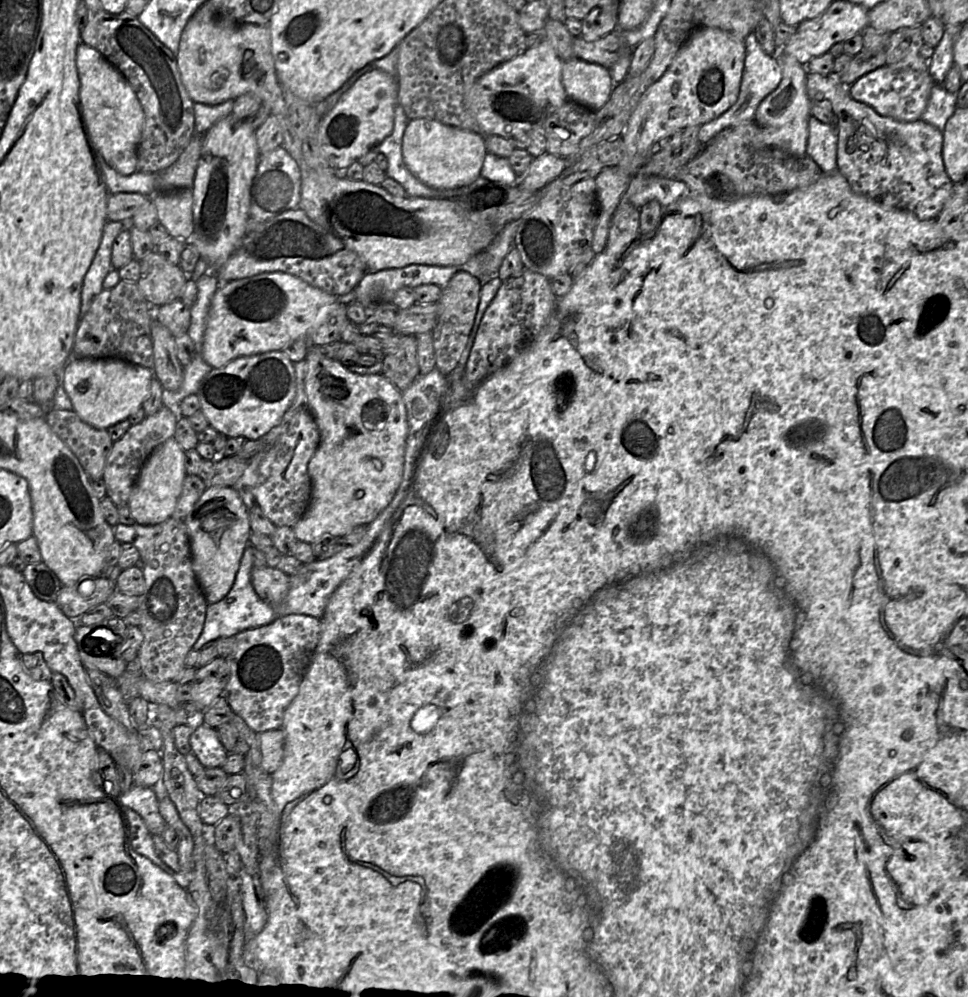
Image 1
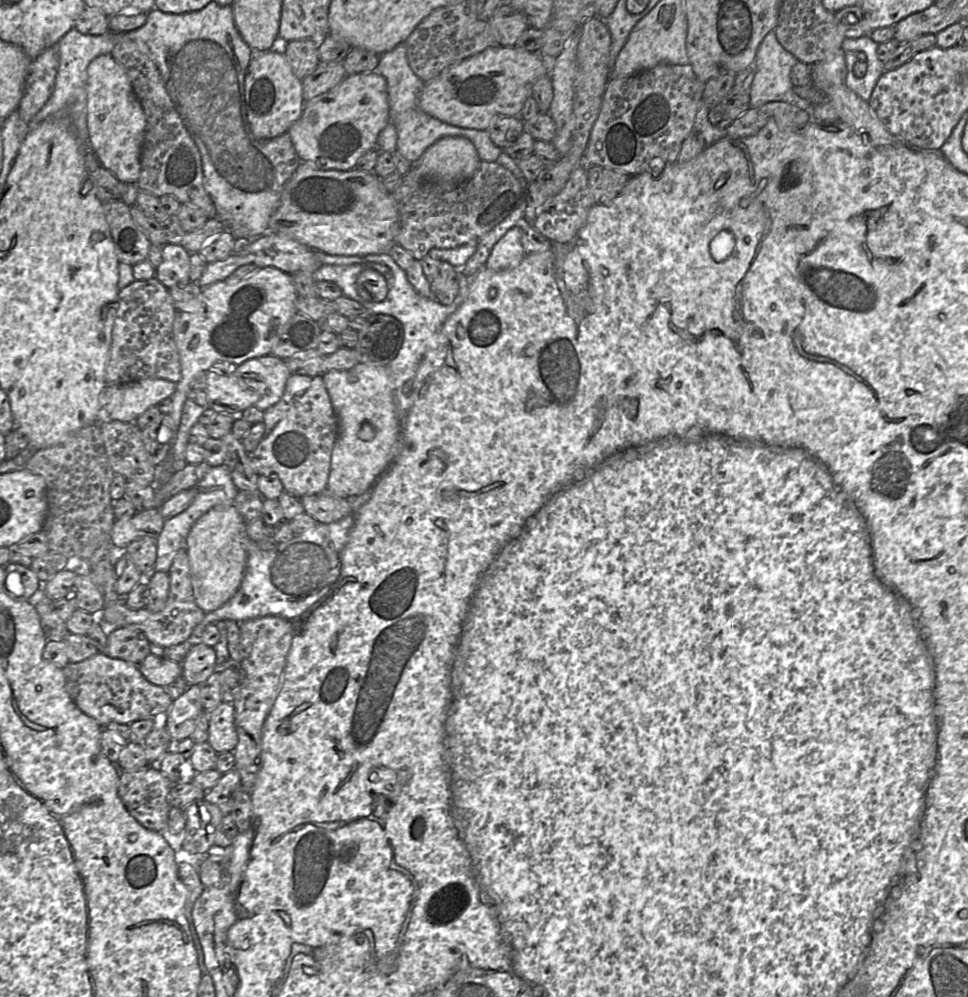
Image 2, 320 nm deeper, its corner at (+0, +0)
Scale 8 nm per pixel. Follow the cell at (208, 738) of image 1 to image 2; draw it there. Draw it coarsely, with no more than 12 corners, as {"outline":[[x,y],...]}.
{"outline":[[221,702],[208,714],[207,742],[217,753],[238,743],[235,710]]}

